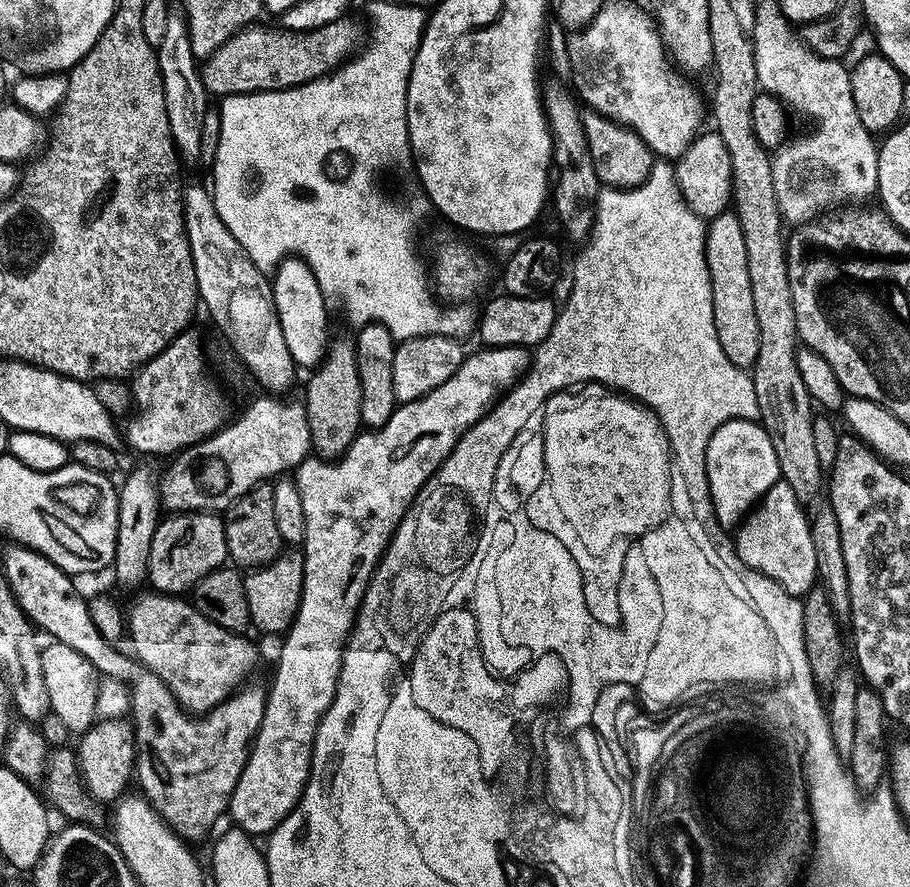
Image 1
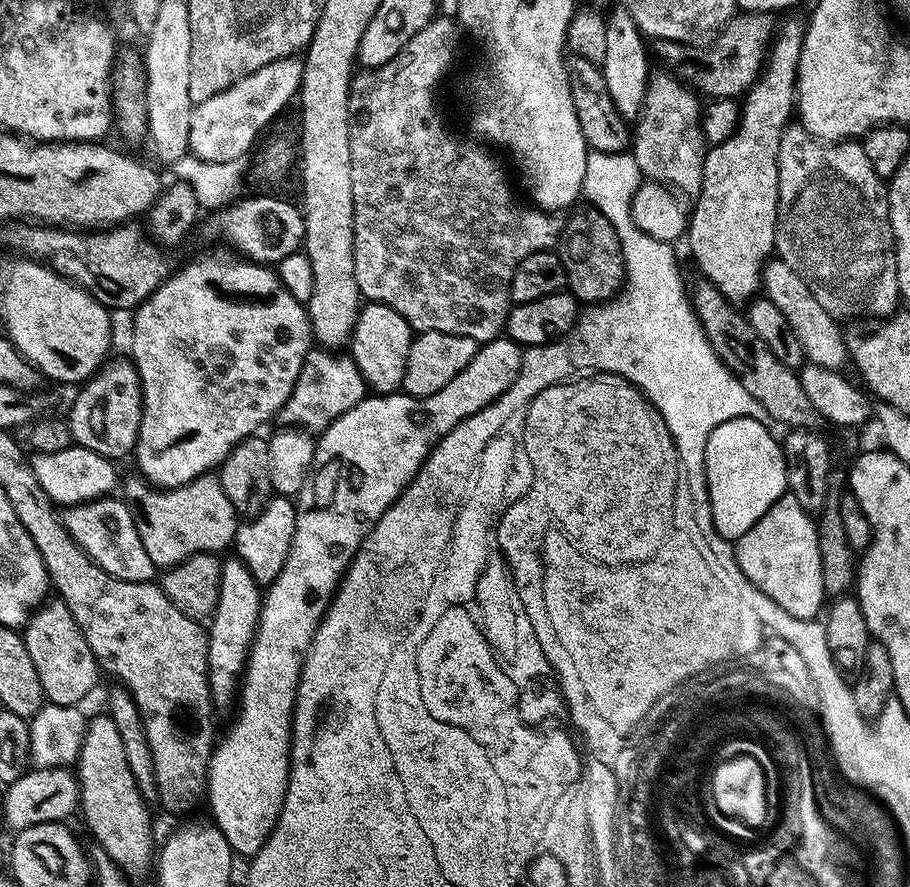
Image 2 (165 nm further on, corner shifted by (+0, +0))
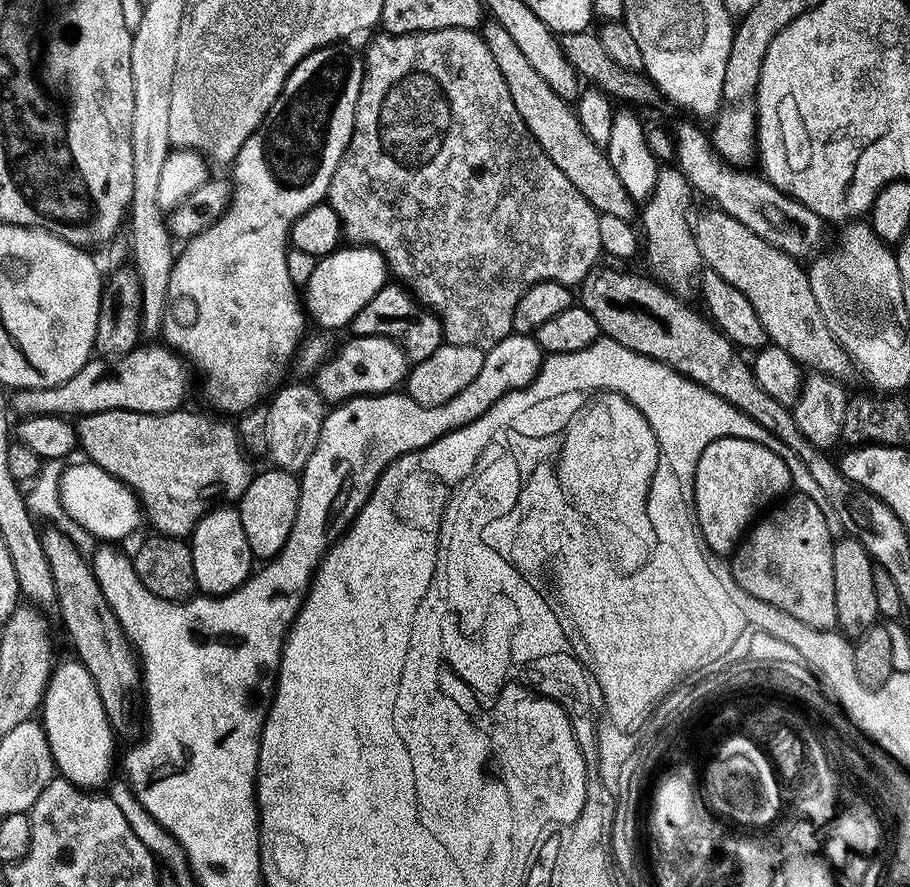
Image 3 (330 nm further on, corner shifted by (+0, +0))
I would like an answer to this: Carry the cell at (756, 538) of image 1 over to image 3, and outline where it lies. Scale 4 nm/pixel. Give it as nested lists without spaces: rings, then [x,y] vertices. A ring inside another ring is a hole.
[[[785,495],[767,513],[768,517],[765,515],[751,525],[750,531],[732,553],[730,563],[738,586],[754,598],[762,602],[770,602],[770,606],[778,606],[778,610],[786,610],[786,614],[794,614],[794,618],[798,618],[798,622],[806,622],[806,626],[832,630],[837,627],[838,618],[838,606],[834,606],[834,562],[832,561],[834,535],[832,536],[831,530],[828,529],[828,520],[824,517],[820,506],[822,506],[820,500],[809,496]]]

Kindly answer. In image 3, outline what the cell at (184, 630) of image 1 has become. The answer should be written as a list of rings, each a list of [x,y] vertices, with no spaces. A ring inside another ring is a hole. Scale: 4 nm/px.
[[[64,530],[45,531],[42,539],[46,550],[46,562],[50,562],[50,574],[54,574],[56,601],[64,626],[72,639],[75,659],[90,670],[94,686],[98,686],[98,698],[106,710],[113,729],[120,730],[128,724],[128,715],[132,712],[132,695],[137,695],[142,680],[142,668],[132,643],[126,638],[116,613],[108,602],[92,573],[91,563],[76,548],[74,542]]]

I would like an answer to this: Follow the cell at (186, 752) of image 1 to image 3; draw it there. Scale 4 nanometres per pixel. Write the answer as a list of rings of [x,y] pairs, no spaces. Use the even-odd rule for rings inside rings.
[[[213,506],[200,519],[198,526],[194,526],[190,545],[194,558],[196,586],[203,595],[230,594],[244,585],[254,571],[254,557],[250,550],[250,542],[246,542],[246,530],[242,526],[239,507]]]

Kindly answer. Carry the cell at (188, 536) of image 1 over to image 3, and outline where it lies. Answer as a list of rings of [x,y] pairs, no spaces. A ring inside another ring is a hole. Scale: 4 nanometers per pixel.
[[[106,410],[105,412],[95,412],[89,416],[81,416],[75,421],[76,439],[79,447],[84,448],[84,452],[91,463],[98,465],[102,470],[106,470],[111,476],[117,478],[131,488],[132,493],[136,495],[136,499],[140,502],[143,515],[153,524],[155,531],[161,536],[172,536],[179,538],[191,537],[194,526],[198,526],[198,522],[205,514],[217,503],[216,500],[221,496],[224,502],[239,502],[242,494],[246,494],[246,486],[250,486],[254,475],[254,467],[249,457],[246,455],[244,445],[241,443],[240,435],[237,432],[235,423],[223,424],[221,417],[216,414],[207,416],[204,412],[188,412],[189,410],[177,410],[175,412],[131,412],[130,410]]]

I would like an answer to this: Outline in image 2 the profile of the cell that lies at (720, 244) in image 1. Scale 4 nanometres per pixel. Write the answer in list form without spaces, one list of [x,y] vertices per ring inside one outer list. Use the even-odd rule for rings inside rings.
[[[788,20],[779,25],[778,31],[775,33],[774,39],[770,45],[770,51],[767,59],[764,61],[763,71],[755,84],[748,89],[742,100],[742,107],[739,109],[739,123],[733,131],[732,136],[728,137],[721,144],[713,144],[704,153],[704,177],[702,178],[702,186],[700,187],[700,195],[695,197],[694,204],[696,209],[691,209],[688,216],[688,225],[686,233],[686,241],[688,240],[688,248],[692,251],[692,260],[696,263],[696,268],[700,271],[699,275],[703,279],[708,280],[717,288],[732,305],[744,306],[749,303],[761,291],[761,276],[764,272],[765,264],[768,263],[770,257],[776,250],[776,215],[778,214],[778,146],[782,142],[782,134],[790,122],[788,115],[793,115],[794,105],[796,102],[796,71],[798,70],[798,62],[800,61],[800,51],[802,50],[802,42],[804,41],[805,25],[800,24],[796,20]]]

